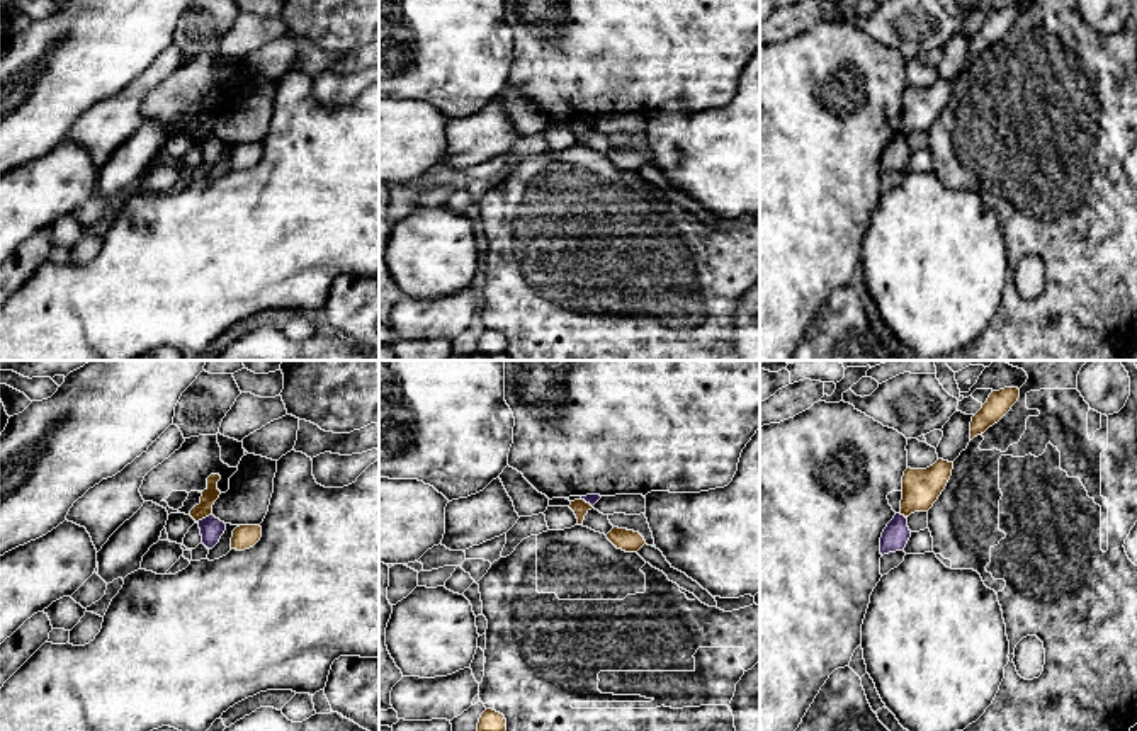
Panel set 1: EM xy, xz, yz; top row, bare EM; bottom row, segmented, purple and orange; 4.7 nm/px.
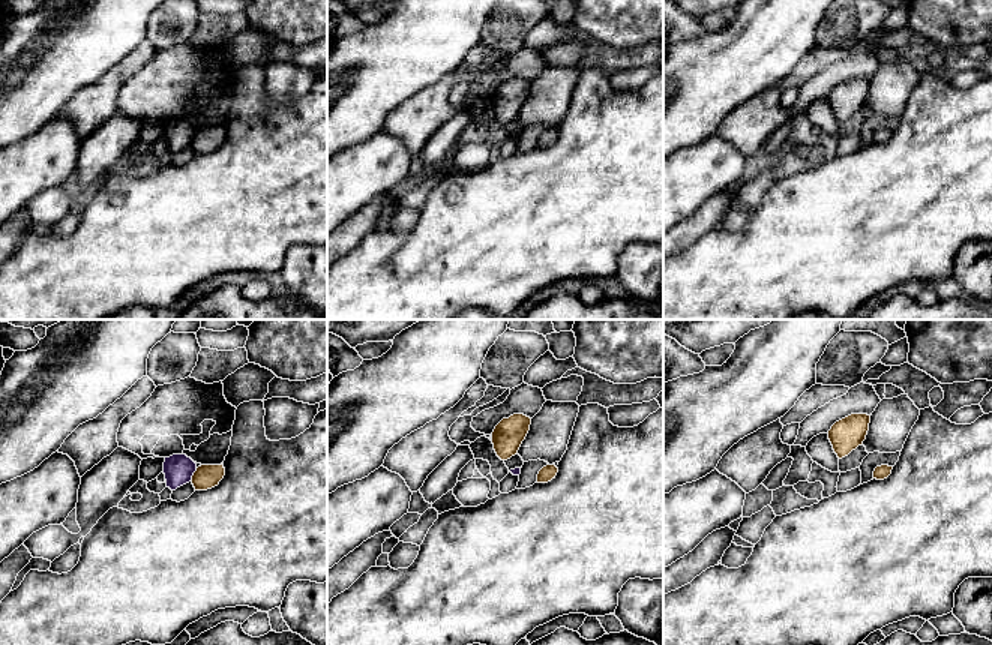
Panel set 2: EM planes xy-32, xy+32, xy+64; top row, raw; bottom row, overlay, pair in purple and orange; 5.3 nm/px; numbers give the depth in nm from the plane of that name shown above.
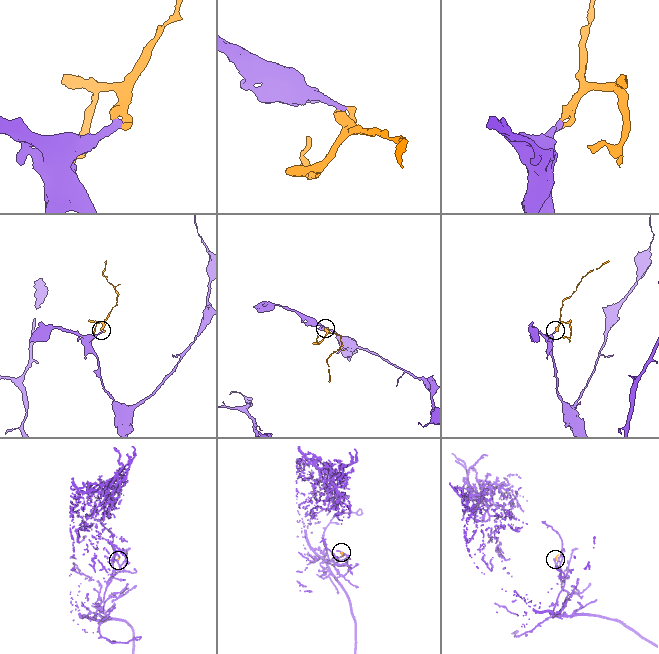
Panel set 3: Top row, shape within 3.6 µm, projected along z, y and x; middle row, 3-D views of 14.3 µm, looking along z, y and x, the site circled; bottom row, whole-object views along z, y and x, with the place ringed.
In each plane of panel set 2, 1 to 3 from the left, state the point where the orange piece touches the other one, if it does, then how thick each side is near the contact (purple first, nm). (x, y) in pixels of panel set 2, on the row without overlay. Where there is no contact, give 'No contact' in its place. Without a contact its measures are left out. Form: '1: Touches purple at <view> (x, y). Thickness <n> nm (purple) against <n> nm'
1: Touches purple at xy-32 (192, 138). Thickness 160 nm (purple) against 130 nm
2: No contact
3: No contact

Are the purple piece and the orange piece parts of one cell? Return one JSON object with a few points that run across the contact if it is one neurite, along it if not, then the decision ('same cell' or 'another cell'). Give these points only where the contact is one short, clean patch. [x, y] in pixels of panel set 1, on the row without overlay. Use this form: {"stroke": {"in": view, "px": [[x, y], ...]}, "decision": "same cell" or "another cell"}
{"stroke": {"in": "xy", "px": [[211, 133], [197, 141]]}, "decision": "another cell"}

